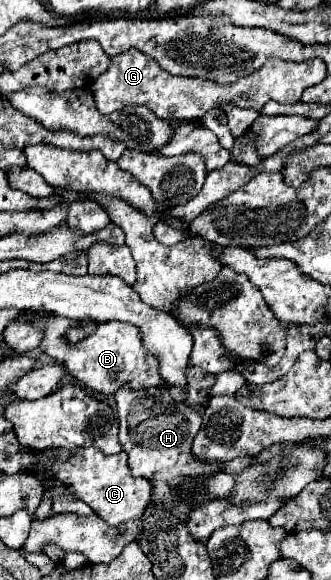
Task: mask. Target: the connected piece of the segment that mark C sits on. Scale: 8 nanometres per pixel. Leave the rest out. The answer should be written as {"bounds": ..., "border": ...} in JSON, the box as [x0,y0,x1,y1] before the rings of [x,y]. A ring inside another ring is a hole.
{"bounds":[54,448,152,526],"border":[[[60,448],[58,464],[54,464],[54,476],[64,484],[74,486],[78,500],[86,502],[108,526],[120,526],[122,522],[138,520],[152,496],[152,484],[130,474],[126,452],[106,456],[98,448]]]}

